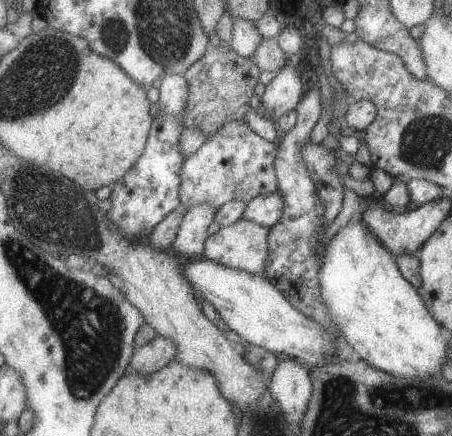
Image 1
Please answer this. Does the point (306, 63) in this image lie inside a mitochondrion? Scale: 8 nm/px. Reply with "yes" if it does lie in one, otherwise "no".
no

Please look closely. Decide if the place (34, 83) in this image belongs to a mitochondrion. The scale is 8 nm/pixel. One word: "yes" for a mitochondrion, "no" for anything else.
yes

